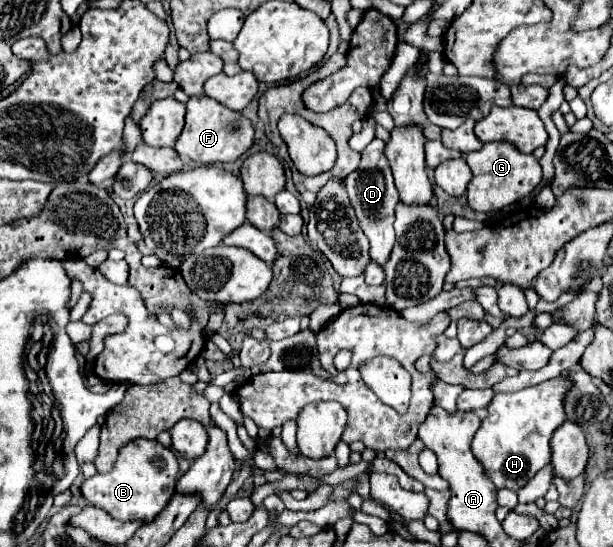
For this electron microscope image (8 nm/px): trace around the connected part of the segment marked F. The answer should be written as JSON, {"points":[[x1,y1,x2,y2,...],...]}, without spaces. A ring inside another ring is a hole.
{"points":[[204,95,190,97,186,109,186,125,174,145,178,155,184,155,198,163,230,163,250,149,254,141,254,129,242,113,236,113]]}

